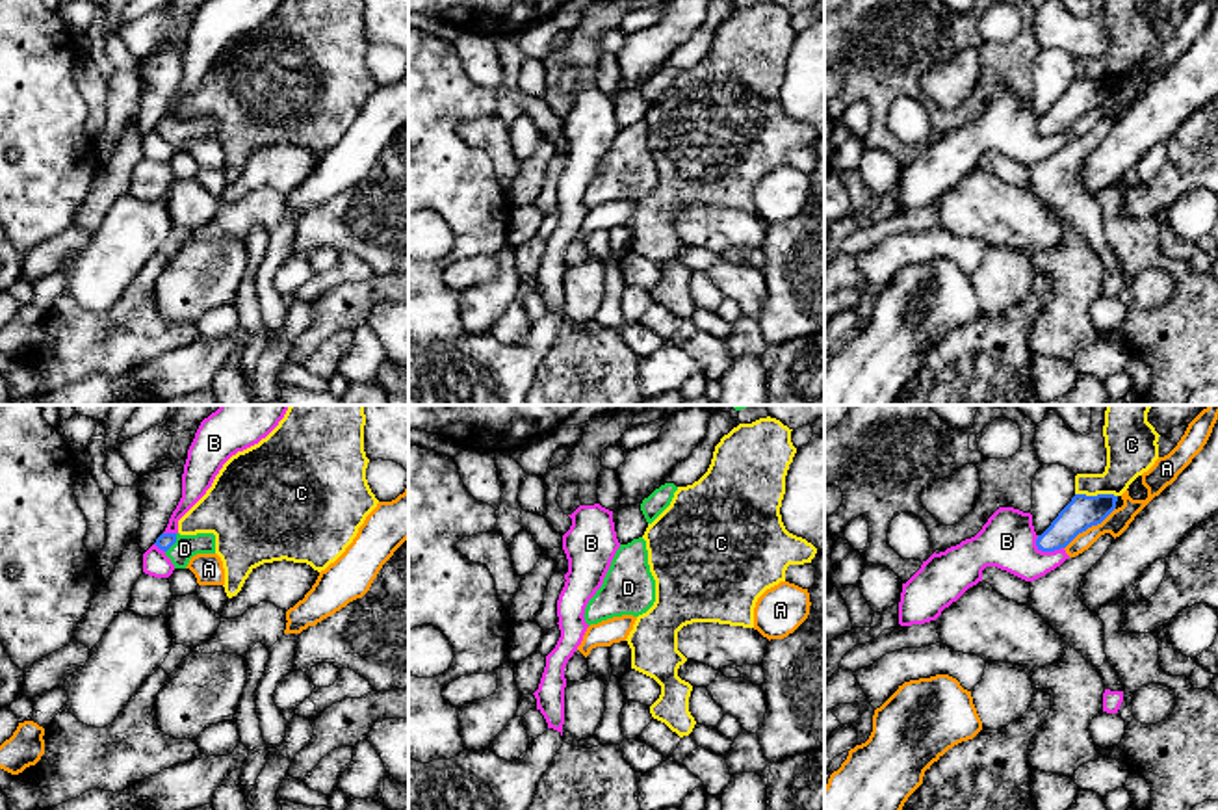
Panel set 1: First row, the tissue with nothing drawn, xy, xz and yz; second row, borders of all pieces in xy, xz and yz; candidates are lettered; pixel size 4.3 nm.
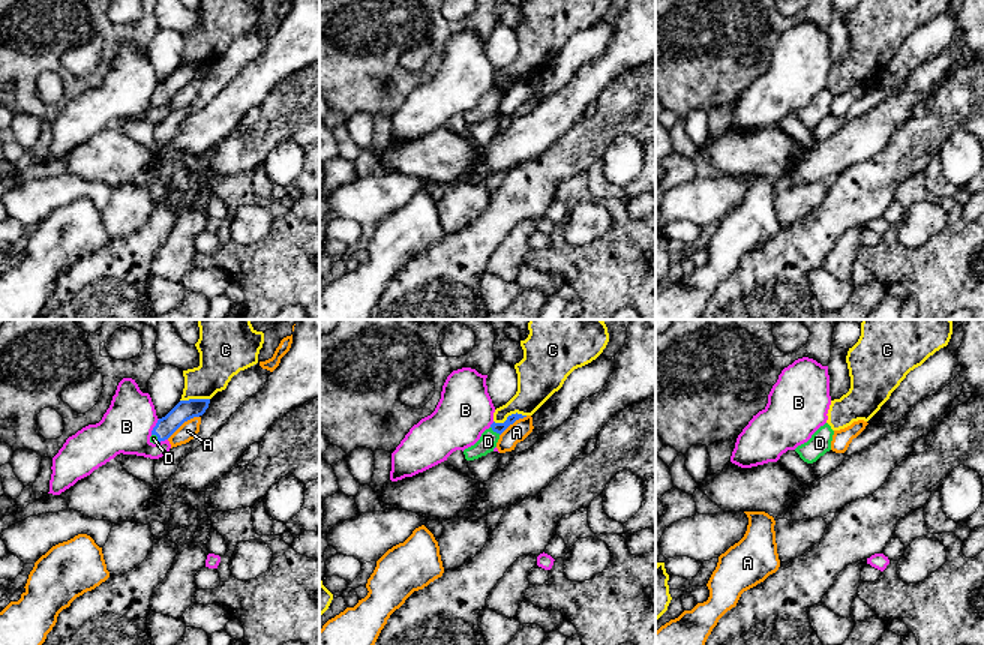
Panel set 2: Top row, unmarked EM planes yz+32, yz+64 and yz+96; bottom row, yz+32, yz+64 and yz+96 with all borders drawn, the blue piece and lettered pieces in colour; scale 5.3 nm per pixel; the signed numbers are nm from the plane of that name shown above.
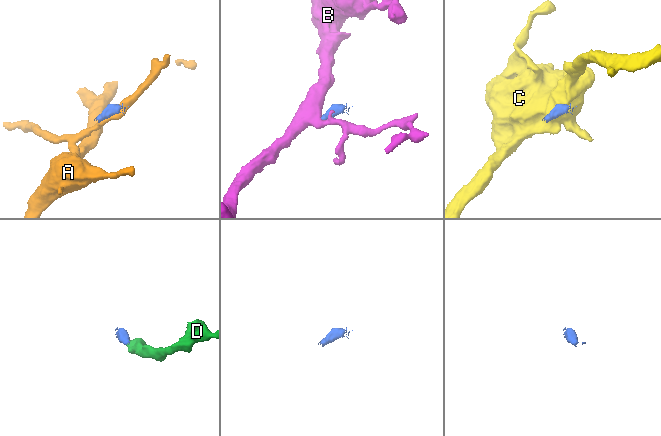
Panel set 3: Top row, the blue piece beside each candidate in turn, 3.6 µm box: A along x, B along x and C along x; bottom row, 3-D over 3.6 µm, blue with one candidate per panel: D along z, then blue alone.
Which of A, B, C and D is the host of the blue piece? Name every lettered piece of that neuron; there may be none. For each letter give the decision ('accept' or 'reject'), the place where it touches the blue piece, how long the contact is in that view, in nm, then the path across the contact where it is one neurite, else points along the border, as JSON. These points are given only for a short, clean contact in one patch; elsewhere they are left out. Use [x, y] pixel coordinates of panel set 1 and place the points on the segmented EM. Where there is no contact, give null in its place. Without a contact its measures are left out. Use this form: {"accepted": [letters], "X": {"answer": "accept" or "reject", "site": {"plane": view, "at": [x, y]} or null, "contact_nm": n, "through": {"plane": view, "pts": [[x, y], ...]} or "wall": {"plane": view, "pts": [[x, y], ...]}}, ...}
{"accepted": ["D"], "A": {"answer": "reject", "site": {"plane": "yz", "at": [1088, 526]}, "contact_nm": 280}, "B": {"answer": "reject", "site": {"plane": "yz", "at": [1048, 550]}, "contact_nm": 130, "wall": {"plane": "yz", "pts": [[1035, 539], [1042, 550], [1062, 548]]}}, "C": {"answer": "reject", "site": {"plane": "yz", "at": [1098, 495]}, "contact_nm": 180, "wall": {"plane": "yz", "pts": [[1075, 493], [1116, 496]]}}, "D": {"answer": "accept", "site": {"plane": "xy", "at": [173, 543]}, "contact_nm": 100, "through": {"plane": "xy", "pts": [[164, 541], [173, 543], [186, 547]]}}}

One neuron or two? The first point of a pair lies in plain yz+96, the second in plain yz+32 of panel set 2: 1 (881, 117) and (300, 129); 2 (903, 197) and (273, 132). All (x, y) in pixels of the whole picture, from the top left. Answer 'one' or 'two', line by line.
1: two
2: two

